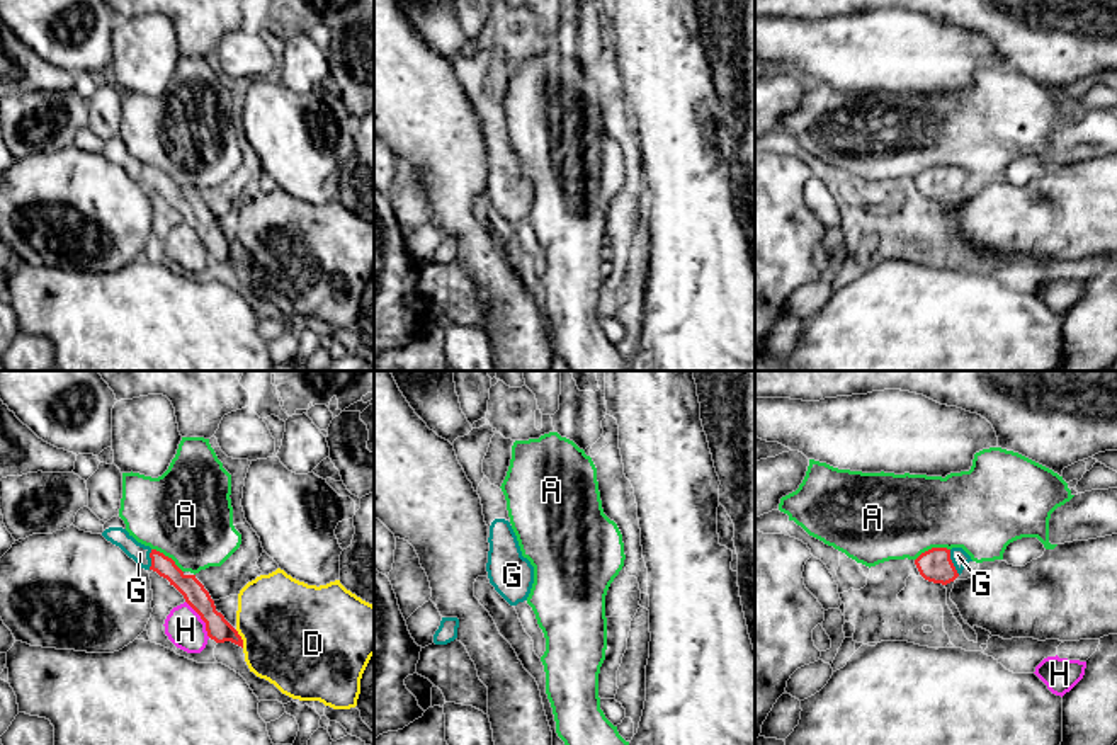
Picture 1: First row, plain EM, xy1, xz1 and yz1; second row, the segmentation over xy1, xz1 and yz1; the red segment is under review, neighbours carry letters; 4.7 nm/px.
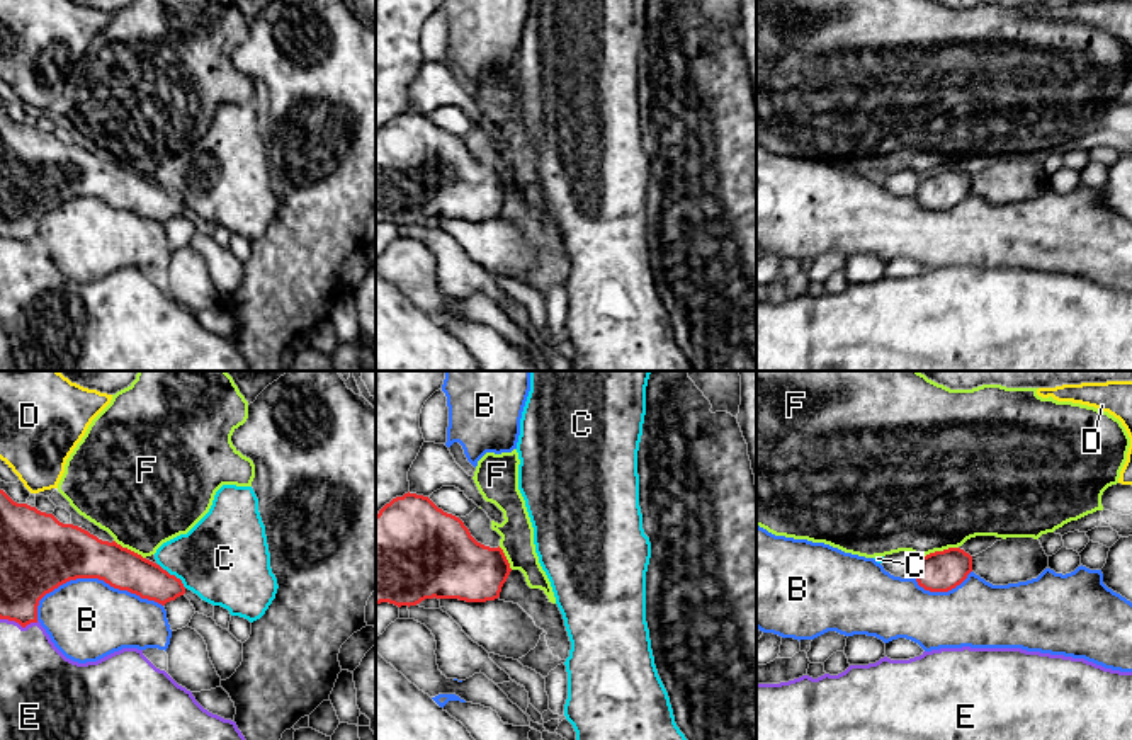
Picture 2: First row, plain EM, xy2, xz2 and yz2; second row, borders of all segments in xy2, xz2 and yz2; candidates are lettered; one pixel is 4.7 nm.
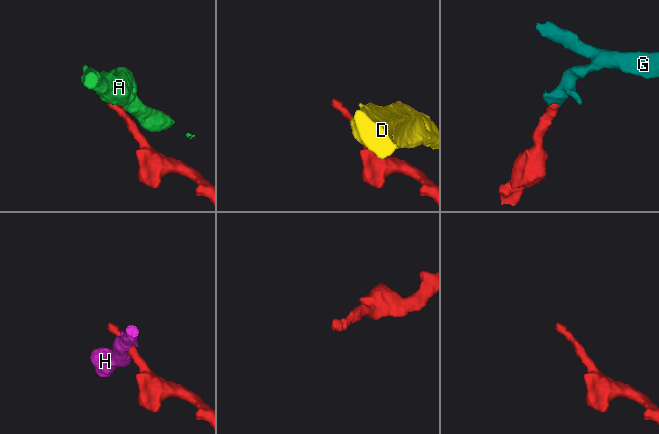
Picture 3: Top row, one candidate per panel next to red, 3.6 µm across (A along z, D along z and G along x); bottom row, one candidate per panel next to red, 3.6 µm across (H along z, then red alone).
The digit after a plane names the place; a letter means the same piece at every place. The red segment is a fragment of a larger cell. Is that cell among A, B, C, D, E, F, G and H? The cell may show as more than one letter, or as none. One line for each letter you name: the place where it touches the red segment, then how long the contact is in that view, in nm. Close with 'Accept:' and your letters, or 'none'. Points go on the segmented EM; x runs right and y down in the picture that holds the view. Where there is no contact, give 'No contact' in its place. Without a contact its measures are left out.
G: Touches red at yz1 (951, 562). Shared border 130 nm
Accept: G

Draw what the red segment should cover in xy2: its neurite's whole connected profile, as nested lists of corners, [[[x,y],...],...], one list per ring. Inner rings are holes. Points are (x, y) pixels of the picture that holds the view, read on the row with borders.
[[[0,490],[0,619],[15,621],[22,628],[37,623],[39,601],[76,578],[99,578],[161,606],[185,594],[182,580],[160,565],[116,541],[102,541],[78,526],[63,524],[53,514],[17,504]]]

